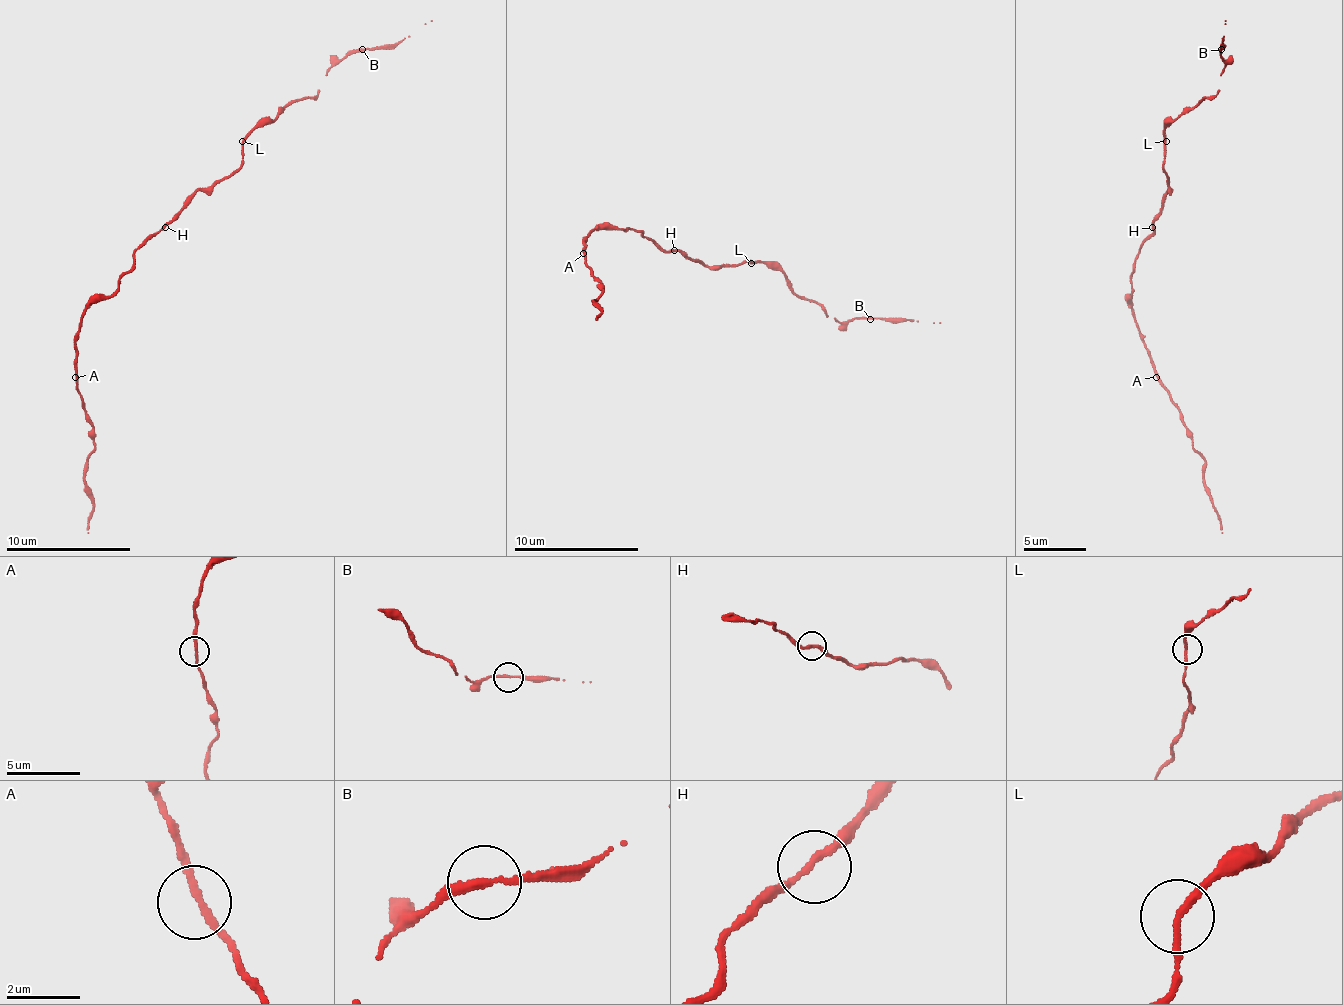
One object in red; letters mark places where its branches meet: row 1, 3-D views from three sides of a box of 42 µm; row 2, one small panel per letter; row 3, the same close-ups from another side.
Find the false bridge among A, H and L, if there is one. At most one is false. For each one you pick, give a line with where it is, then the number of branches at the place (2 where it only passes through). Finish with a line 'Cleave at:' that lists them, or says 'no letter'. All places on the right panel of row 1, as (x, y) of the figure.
Cleave at: no letter

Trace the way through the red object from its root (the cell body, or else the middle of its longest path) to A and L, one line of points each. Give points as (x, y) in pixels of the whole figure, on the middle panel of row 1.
A: (670, 250), (661, 250), (642, 231), (633, 228), (596, 228), (583, 241), (583, 253)
L: (670, 250), (680, 250), (708, 266), (752, 262)

